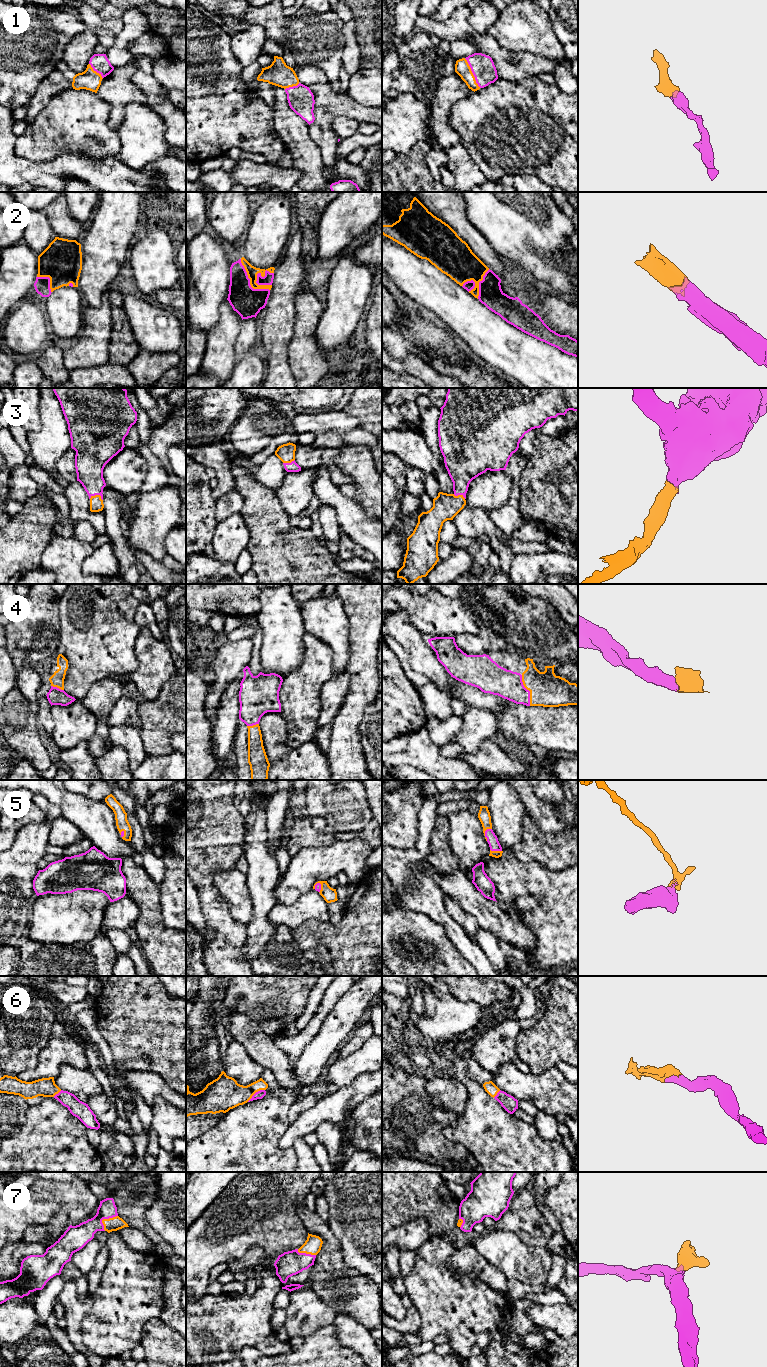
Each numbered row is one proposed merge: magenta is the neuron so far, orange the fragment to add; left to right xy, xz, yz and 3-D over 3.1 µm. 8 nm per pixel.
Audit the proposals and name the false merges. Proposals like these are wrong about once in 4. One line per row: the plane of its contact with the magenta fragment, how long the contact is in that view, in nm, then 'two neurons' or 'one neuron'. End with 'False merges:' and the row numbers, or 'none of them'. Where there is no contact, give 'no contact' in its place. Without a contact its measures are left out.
1: yz | 280 nm | one neuron
2: xz | 170 nm | one neuron
3: xy | 110 nm | one neuron
4: yz | 260 nm | one neuron
5: yz | 110 nm | one neuron
6: xz | 170 nm | one neuron
7: xy | 170 nm | one neuron
False merges: none of them

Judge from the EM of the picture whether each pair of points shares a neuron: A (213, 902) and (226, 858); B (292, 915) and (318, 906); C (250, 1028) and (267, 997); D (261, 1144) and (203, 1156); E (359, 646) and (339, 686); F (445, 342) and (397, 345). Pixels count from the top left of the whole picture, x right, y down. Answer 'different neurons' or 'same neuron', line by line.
A: same neuron
B: same neuron
C: different neurons
D: same neuron
E: different neurons
F: same neuron

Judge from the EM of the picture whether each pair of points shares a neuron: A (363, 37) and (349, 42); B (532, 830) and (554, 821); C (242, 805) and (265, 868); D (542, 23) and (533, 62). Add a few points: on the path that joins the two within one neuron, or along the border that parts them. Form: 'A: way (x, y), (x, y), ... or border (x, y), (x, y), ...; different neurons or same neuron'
A: border (353, 17), (356, 41), (360, 48), (360, 62); different neurons
B: border (532, 819), (544, 831), (549, 833), (562, 832); different neurons
C: border (265, 809), (254, 804), (251, 812), (245, 818); different neurons
D: border (512, 50), (531, 52), (558, 60); different neurons

